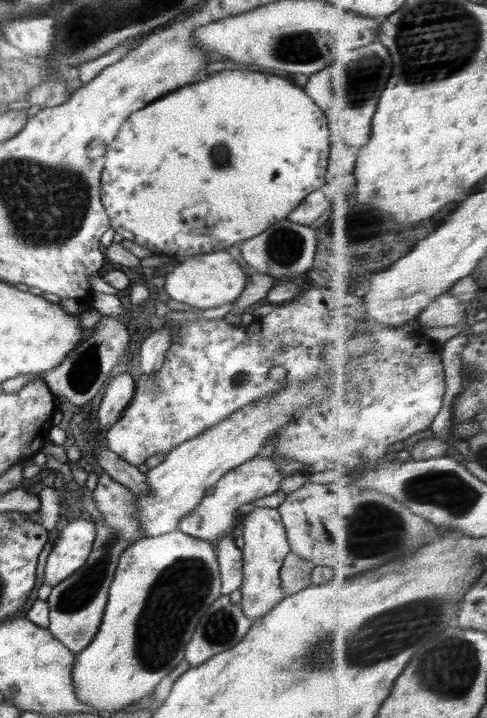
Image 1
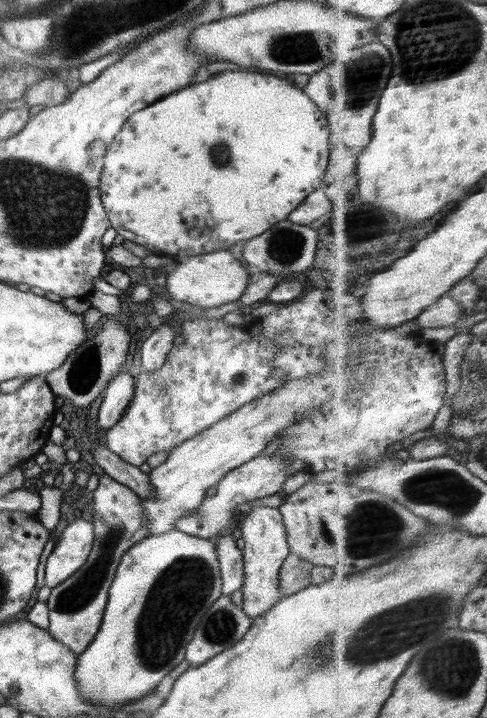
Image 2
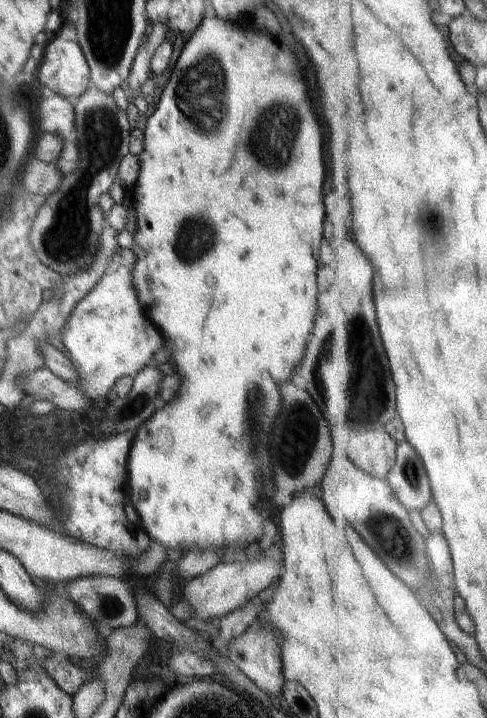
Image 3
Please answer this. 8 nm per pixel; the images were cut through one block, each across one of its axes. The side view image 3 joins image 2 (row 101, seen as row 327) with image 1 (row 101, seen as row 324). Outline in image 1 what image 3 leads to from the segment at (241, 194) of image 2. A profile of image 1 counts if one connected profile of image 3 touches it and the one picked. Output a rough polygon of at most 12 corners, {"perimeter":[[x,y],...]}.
{"perimeter":[[224,70],[107,145],[112,228],[226,250],[327,189],[301,80]]}

